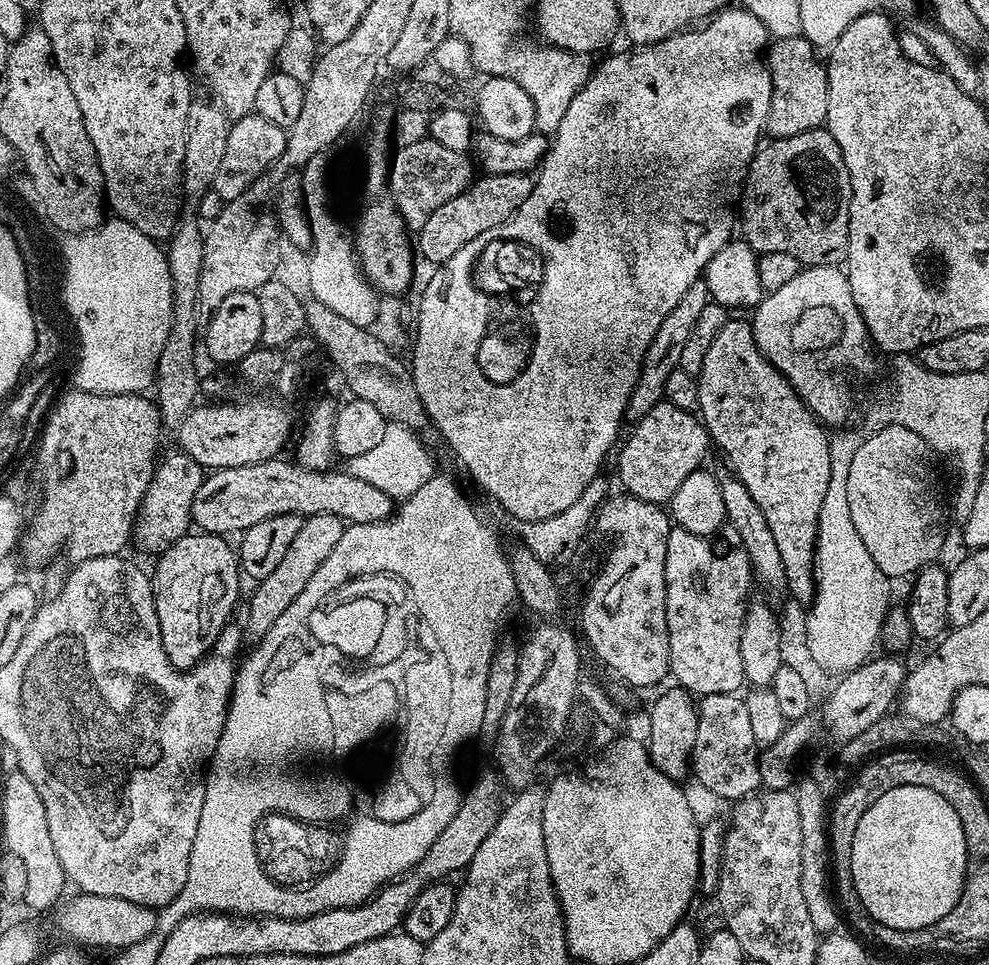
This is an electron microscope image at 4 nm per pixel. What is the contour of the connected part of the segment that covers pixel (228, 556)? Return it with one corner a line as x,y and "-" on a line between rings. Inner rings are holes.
189,534
174,546
159,553
156,573
151,573
154,606
158,614
158,630
162,634
162,646
166,650
166,658
176,668
187,670
203,660
204,655
212,649
214,642
220,637
224,625
233,619
232,607
236,604
236,595
240,592
242,573
237,553
227,544
220,534

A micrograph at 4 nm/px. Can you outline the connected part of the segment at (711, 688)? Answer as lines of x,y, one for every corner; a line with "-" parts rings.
728,526
723,529
722,537
724,541
720,545
715,544
712,536
699,536
690,534
690,530
669,527
668,537
666,538
666,630
668,631
668,666
671,675
676,675
675,683
684,691
692,693
693,697
699,698
709,696
710,694
726,694
727,692
736,694
741,691
740,684
745,683
744,671
742,670
742,650
740,649
740,639
742,638
742,622
744,621
744,610
749,603
748,587
754,584
752,574
752,565
748,562
746,550
739,544
740,536
732,527

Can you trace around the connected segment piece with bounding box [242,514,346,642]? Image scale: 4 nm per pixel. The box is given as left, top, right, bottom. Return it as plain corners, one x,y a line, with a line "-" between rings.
314,514
301,519
298,534
294,542
290,542
282,562
278,562
274,571
266,574
266,578
253,587
256,589
253,590
252,601
248,604
248,621
243,621
242,624
249,641
261,640
275,619
286,610
286,606
290,606
294,598
298,598
298,594
306,590
306,582
310,582
310,578
314,578
314,570
318,570
318,566
322,566
322,562
330,558
330,550
338,546
345,527
345,521
339,520
334,514

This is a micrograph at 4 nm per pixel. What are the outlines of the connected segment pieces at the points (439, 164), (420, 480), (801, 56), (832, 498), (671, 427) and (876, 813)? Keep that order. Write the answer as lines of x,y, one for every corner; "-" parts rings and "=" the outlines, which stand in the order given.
425,138
404,147
397,147
395,152
396,157
391,157
390,160
386,188
409,230
426,226
430,214
434,214
438,206
446,206
450,198
458,198
458,194
465,192
469,184
473,183
473,161
465,153
450,150
437,140
=
388,423
386,434
382,434
378,446
373,446
367,454
361,456
349,456
346,460
346,470
354,478
362,478
362,482
370,482
370,486
375,486
377,490
382,490
390,494
393,501
403,502
408,499
414,490
426,486
426,482
437,471
436,464
432,461
432,456
428,453
428,448
419,440
420,436
415,431
402,424
=
803,35
777,40
767,49
766,63
772,73
772,101
766,114
769,137
802,134
821,127
827,121
828,70
821,61
819,64
815,60
815,56
818,56
817,49
=
840,432
828,441
830,450
830,486
826,490
826,498
822,502
822,510
818,510
818,534
816,535
816,595
810,601
812,609
808,612
808,621
804,624
804,644
812,655
812,660
820,668
828,672
843,674
852,672
859,664
873,655
872,647
880,640
880,627
888,615
889,577
878,570
874,558
870,558
870,550
858,535
854,521
850,519
850,502
846,502
846,478
850,470
850,462
854,462
854,450
858,450
862,436
856,432
=
661,402
656,404
641,420
635,421
632,433
624,445
621,443
620,461
616,472
625,493
651,504
667,505
674,490
701,467
704,455
710,449
708,429
693,413
678,406
=
903,784
882,794
861,814
853,838
852,881
864,909
879,925
894,930
918,930
943,918
959,900
967,872
966,834
954,806
934,790

